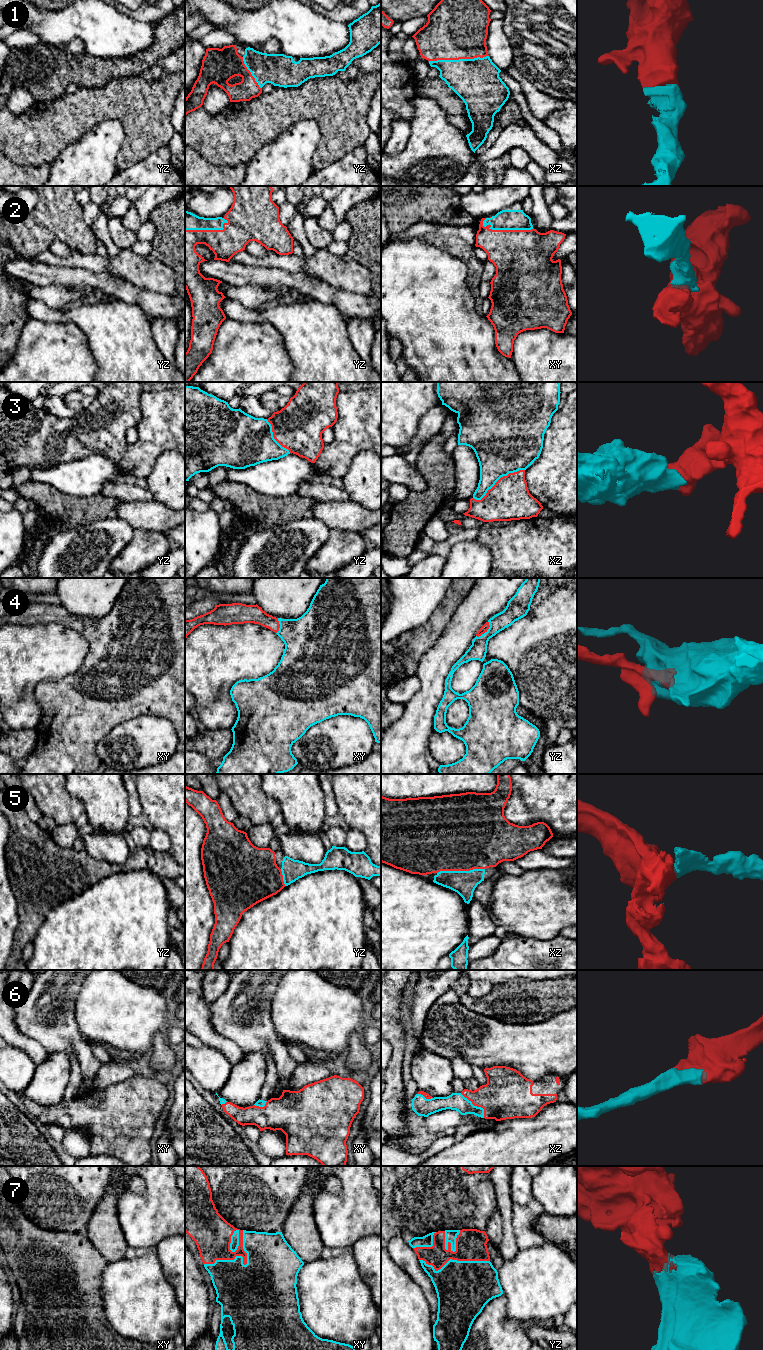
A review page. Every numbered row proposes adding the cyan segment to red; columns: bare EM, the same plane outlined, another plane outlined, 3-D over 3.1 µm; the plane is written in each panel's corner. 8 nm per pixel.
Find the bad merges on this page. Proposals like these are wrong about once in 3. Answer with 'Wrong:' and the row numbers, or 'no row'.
Wrong: no row

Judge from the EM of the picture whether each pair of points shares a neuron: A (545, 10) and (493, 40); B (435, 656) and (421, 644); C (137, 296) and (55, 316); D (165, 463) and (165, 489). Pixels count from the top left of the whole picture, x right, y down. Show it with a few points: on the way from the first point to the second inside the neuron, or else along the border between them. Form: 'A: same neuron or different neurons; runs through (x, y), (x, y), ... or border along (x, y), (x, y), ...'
A: different neurons; border along (502, 20), (502, 30), (511, 45), (513, 55)
B: different neurons; border along (442, 631), (437, 641), (421, 657), (417, 671)
C: different neurons; border along (120, 300), (126, 303), (136, 303), (142, 310)
D: same neuron; runs through (165, 469), (165, 483)

